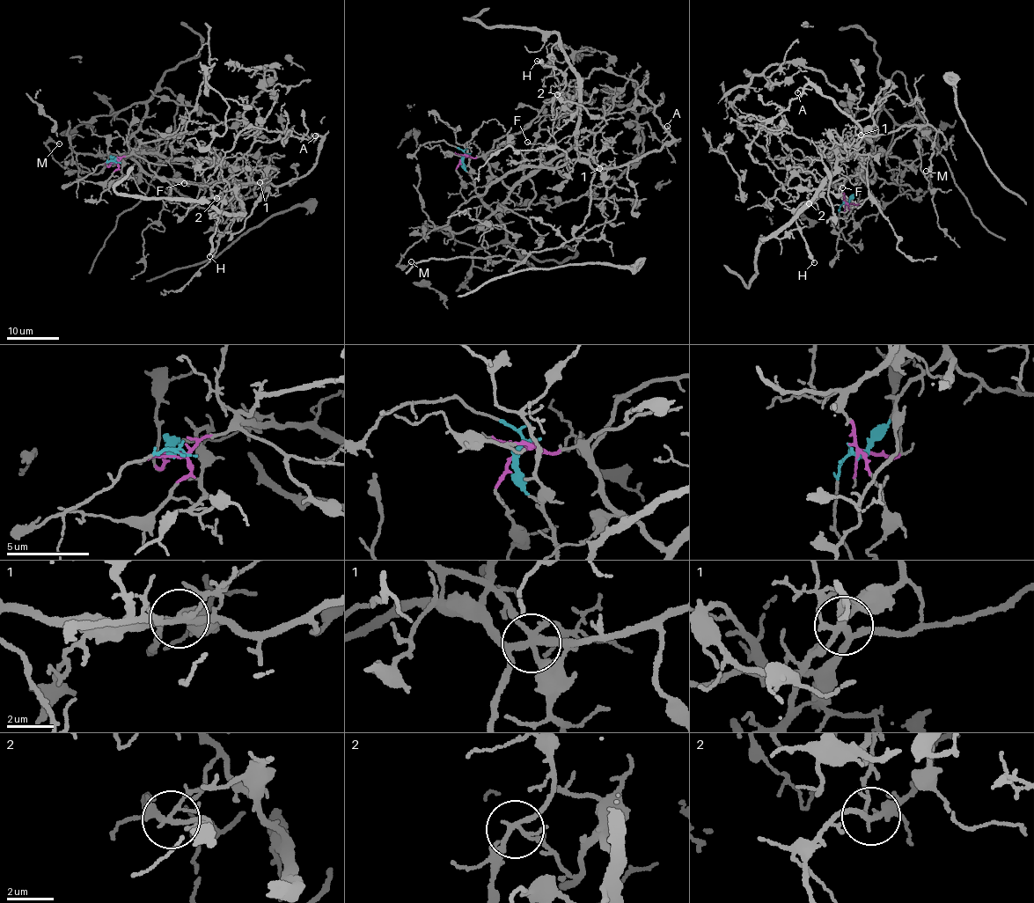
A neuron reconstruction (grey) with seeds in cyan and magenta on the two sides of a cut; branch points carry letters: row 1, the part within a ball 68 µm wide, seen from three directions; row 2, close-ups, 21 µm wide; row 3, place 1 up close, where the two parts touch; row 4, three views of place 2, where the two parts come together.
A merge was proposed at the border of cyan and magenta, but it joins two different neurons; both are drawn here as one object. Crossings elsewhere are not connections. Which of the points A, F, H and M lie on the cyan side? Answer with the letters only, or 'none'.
A, F, H, M

